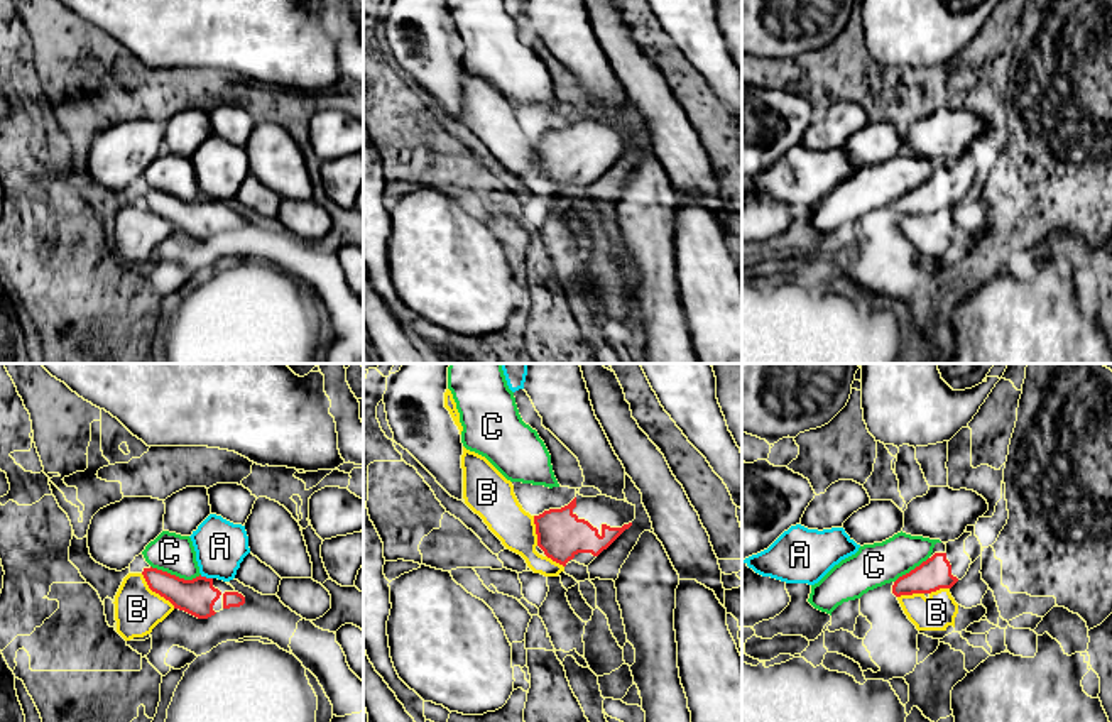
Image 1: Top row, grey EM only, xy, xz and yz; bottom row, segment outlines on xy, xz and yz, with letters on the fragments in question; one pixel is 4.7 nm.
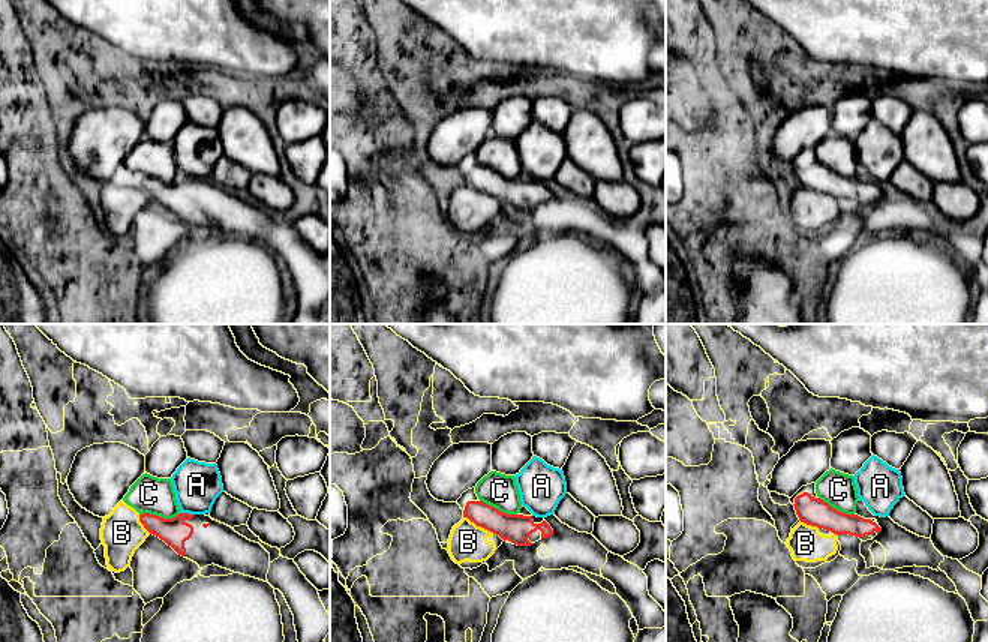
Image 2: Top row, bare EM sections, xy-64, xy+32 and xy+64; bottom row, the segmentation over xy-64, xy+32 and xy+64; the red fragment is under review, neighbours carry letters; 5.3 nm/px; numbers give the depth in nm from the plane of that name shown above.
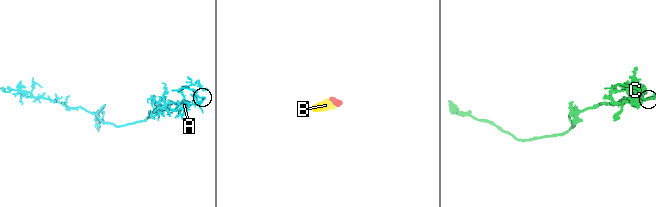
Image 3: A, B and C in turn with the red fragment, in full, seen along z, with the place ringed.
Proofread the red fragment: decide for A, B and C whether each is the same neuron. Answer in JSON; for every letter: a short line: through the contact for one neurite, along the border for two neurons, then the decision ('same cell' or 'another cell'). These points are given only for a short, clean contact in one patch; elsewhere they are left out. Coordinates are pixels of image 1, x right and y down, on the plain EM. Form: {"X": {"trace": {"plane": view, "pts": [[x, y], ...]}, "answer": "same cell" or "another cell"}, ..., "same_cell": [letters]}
{"A": {"answer": "another cell"}, "B": {"trace": {"plane": "xy", "pts": [[141, 195], [146, 205], [174, 229]]}, "answer": "another cell"}, "C": {"trace": {"plane": "xy", "pts": [[151, 186], [185, 200], [200, 196]]}, "answer": "another cell"}, "same_cell": []}

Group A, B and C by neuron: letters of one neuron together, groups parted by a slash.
A / B / C

